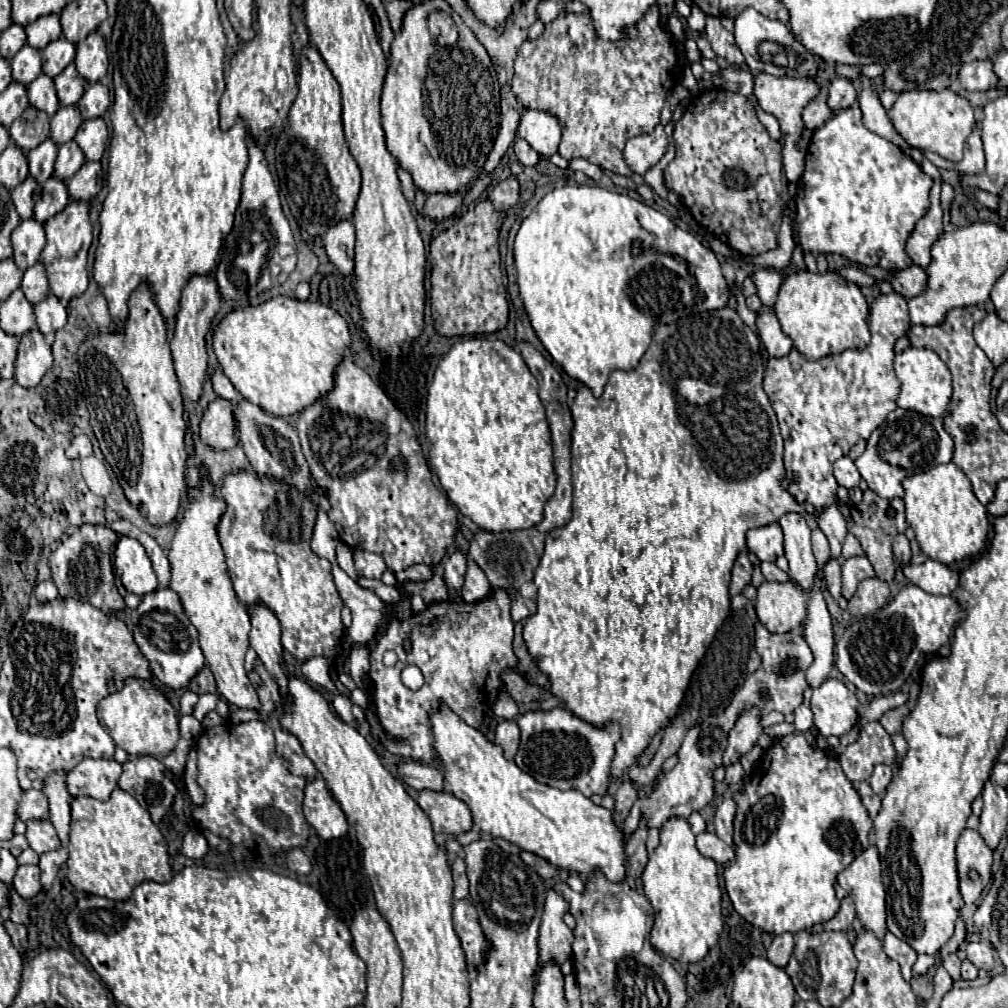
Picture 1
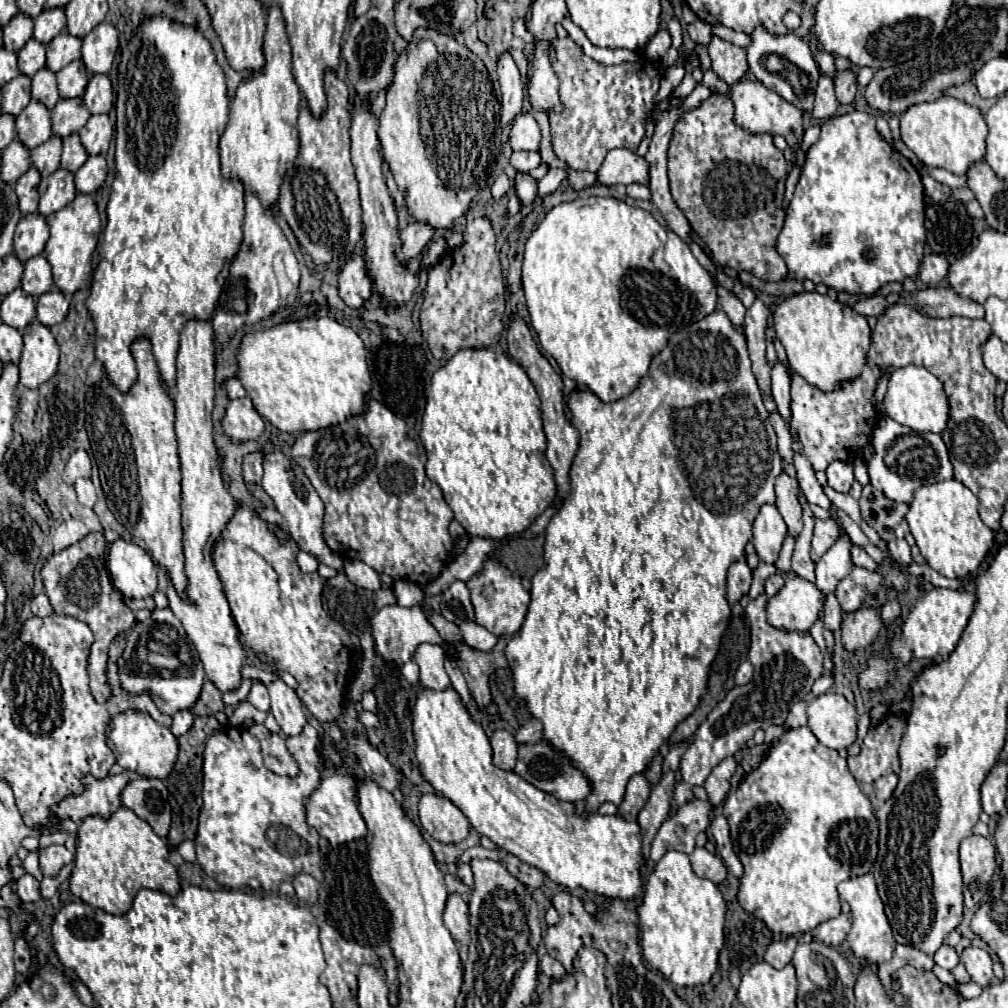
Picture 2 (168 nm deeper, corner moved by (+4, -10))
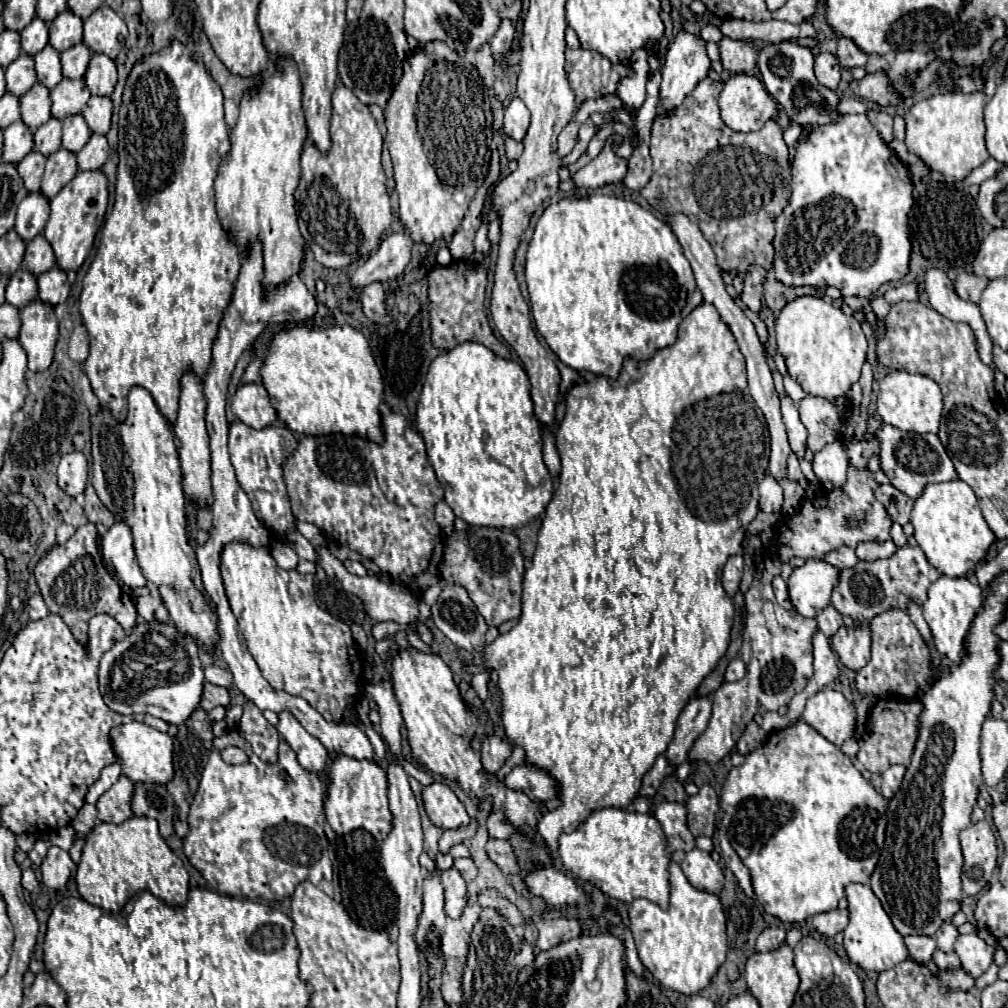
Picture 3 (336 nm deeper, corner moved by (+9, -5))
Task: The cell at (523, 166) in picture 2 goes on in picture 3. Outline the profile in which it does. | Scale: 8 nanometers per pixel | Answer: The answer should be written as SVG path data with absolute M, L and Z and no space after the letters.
M504 136L504 142L506 142L506 156L508 160L518 160L520 154L522 154L522 142L510 138L510 136Z

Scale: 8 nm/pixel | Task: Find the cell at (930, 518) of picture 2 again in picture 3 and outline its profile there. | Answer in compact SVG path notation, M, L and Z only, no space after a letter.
M962 480L928 484L924 494L916 498L912 518L916 532L914 538L918 546L924 550L928 562L944 576L962 578L986 556L988 548L996 540L994 532L988 528L976 494Z

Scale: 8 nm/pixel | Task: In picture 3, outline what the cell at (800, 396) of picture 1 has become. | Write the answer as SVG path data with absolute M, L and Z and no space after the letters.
M804 398L800 402L800 418L808 430L808 448L820 450L824 442L834 442L838 434L844 436L846 420L840 416L834 402L824 398Z

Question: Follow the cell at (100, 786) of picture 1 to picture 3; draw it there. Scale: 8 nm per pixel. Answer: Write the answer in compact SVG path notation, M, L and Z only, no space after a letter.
M124 774L120 776L120 780L106 792L100 796L98 800L98 818L102 822L114 822L120 824L128 818L134 816L132 812L132 796L134 796L134 782L128 780Z

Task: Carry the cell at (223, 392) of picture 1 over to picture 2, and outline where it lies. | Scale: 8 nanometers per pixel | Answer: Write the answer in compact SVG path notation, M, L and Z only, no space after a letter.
M235 377L227 379L227 381L223 383L223 389L227 391L227 397L229 397L231 401L233 401L233 399L241 399L241 397L245 397L245 389L241 387L239 379L235 379Z

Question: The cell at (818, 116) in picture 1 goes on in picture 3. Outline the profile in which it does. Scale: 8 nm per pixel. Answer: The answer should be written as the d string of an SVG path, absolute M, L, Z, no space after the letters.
M820 52L816 56L816 66L814 66L816 78L822 86L828 86L830 90L836 90L840 82L840 64L838 58L830 52Z

